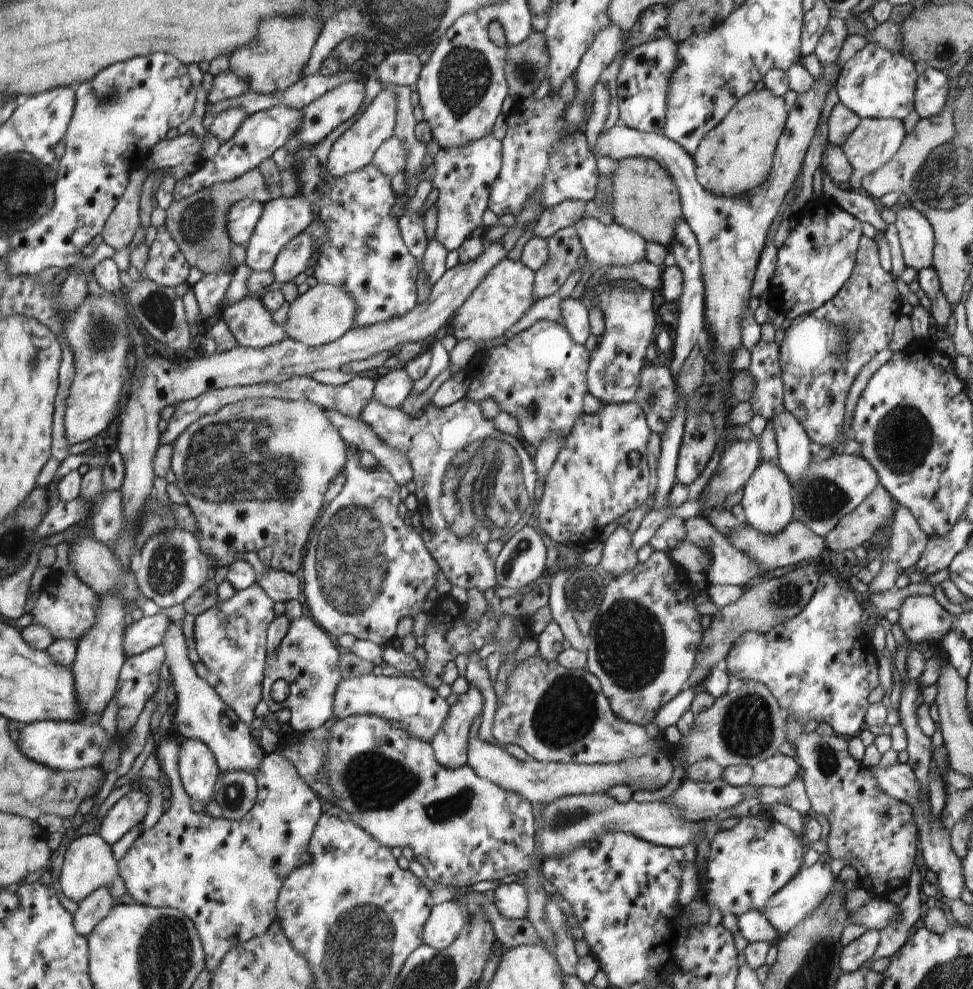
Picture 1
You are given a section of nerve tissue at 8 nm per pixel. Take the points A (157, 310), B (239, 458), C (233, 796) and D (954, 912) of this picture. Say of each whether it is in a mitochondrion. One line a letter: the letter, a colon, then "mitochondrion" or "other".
A: mitochondrion
B: mitochondrion
C: mitochondrion
D: other

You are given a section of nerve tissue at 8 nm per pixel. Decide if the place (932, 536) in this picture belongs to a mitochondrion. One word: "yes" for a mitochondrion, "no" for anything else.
no

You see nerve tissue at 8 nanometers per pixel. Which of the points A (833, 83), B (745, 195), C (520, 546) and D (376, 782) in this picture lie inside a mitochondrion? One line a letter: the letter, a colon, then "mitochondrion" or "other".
A: other
B: other
C: mitochondrion
D: mitochondrion

